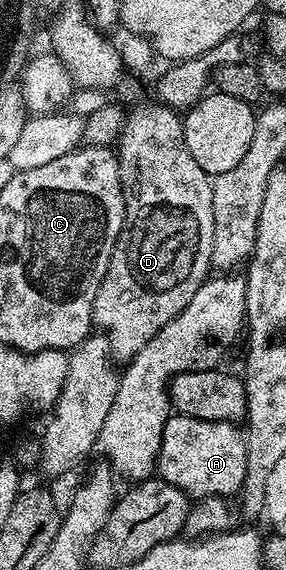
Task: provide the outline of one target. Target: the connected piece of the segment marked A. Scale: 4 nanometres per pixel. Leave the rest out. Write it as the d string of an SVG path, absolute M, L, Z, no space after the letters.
M179 413L169 414L162 429L162 445L156 454L159 478L170 481L196 499L211 495L235 496L243 488L244 478L248 476L245 432L236 427L239 426L232 421L210 421Z

